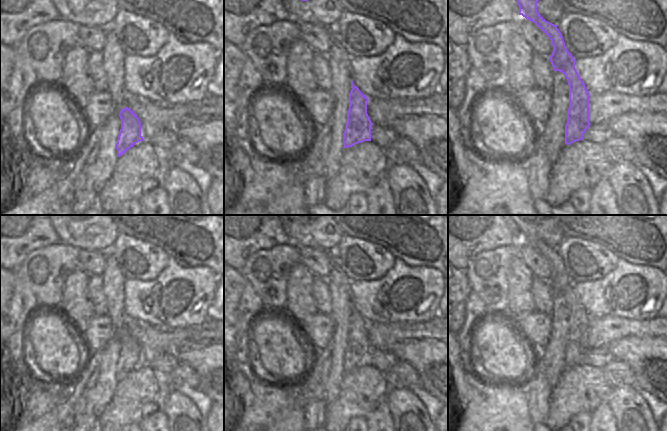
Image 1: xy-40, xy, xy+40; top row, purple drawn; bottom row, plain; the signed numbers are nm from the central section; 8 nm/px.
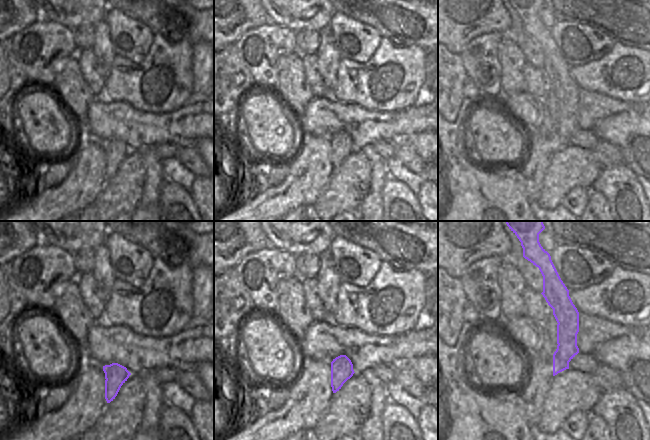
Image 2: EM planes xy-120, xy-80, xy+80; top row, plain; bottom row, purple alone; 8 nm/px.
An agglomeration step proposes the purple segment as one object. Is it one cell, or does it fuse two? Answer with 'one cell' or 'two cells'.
two cells

